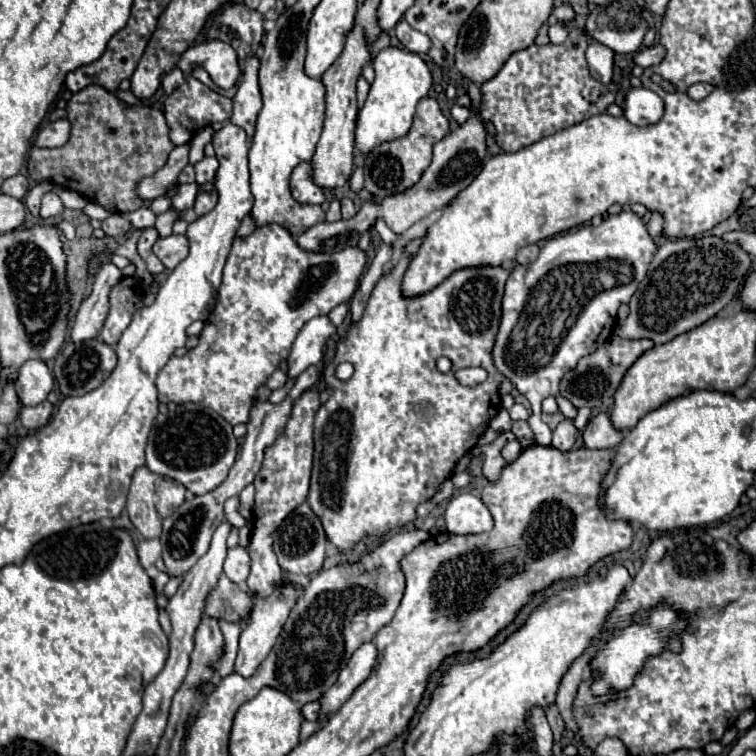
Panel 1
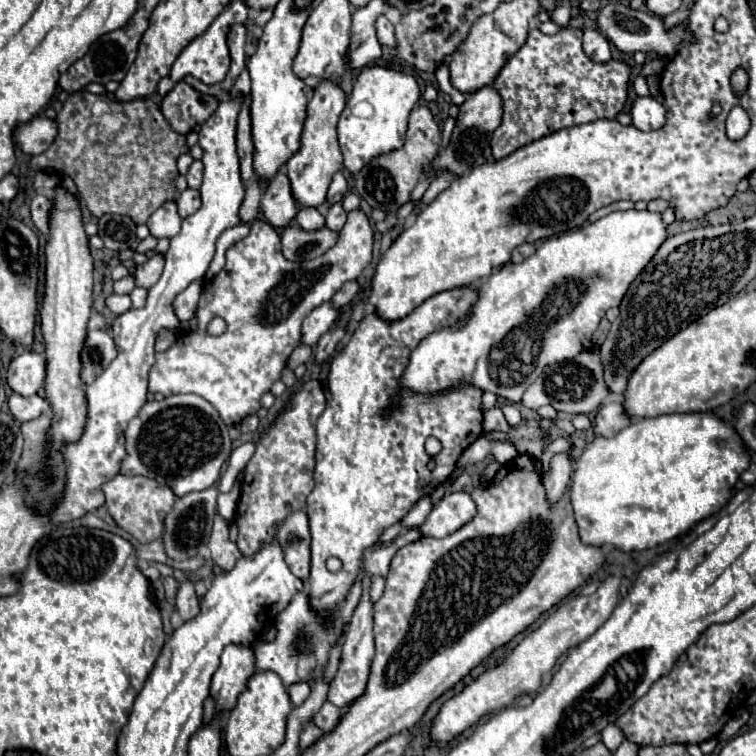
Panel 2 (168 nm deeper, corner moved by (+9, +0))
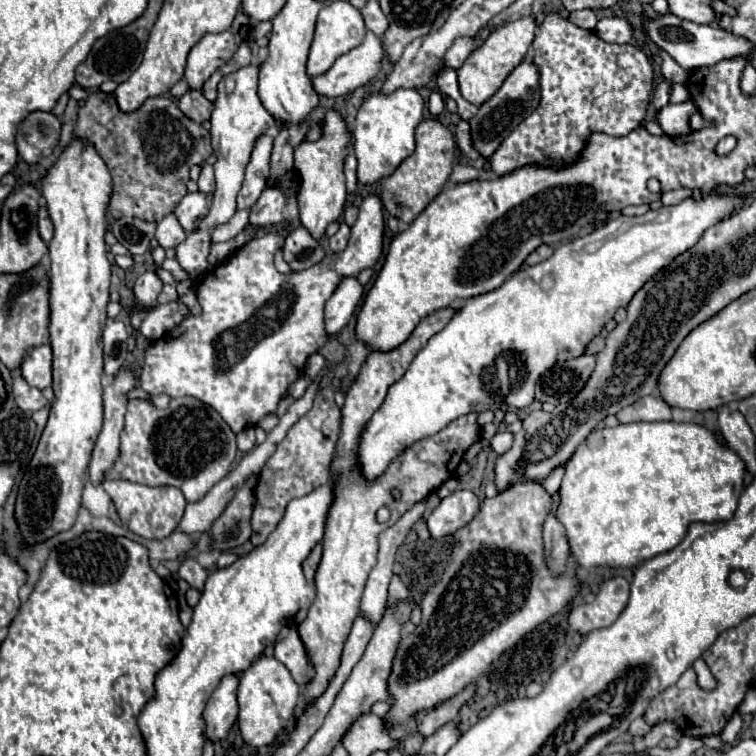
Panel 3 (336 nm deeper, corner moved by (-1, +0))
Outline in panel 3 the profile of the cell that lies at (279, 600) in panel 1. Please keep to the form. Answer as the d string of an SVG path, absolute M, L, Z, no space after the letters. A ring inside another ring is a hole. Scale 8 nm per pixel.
M237 676L223 678L223 682L213 692L203 710L205 720L203 736L213 744L223 740L237 720L237 684L239 684Z

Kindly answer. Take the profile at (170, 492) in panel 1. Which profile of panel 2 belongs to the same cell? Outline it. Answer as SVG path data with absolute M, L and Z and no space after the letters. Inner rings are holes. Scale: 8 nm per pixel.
M117 474L103 486L103 492L107 498L107 510L117 522L117 526L121 526L125 532L129 532L143 544L153 542L161 536L161 522L175 502L175 494L169 486L161 486L147 476Z

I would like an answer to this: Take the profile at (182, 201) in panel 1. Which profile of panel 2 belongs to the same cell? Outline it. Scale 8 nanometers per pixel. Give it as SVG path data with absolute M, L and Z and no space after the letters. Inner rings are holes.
M169 200L151 214L147 226L155 238L173 238L181 230L181 222L183 218L177 214L177 202Z

